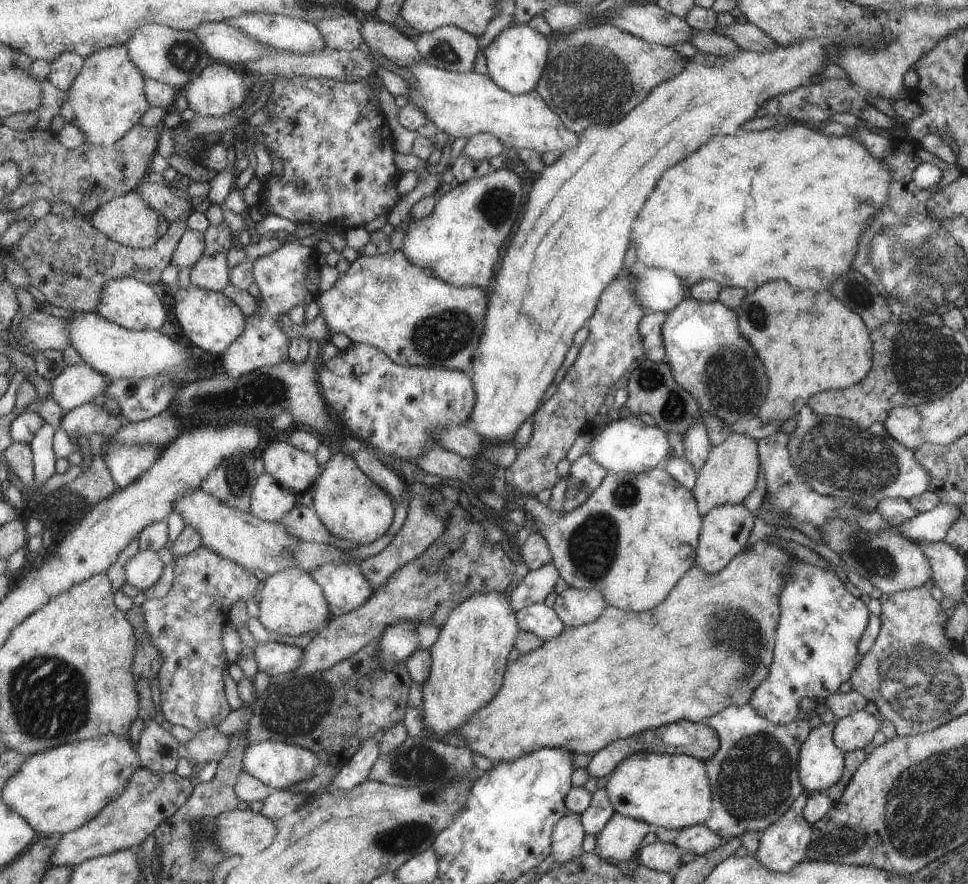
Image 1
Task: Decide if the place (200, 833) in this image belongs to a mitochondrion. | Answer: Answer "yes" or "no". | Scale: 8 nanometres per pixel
yes

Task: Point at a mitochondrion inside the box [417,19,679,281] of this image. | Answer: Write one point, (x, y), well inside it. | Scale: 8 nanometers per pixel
(588, 82)

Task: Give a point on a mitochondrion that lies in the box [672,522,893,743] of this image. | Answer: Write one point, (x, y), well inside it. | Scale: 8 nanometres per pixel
(747, 634)

